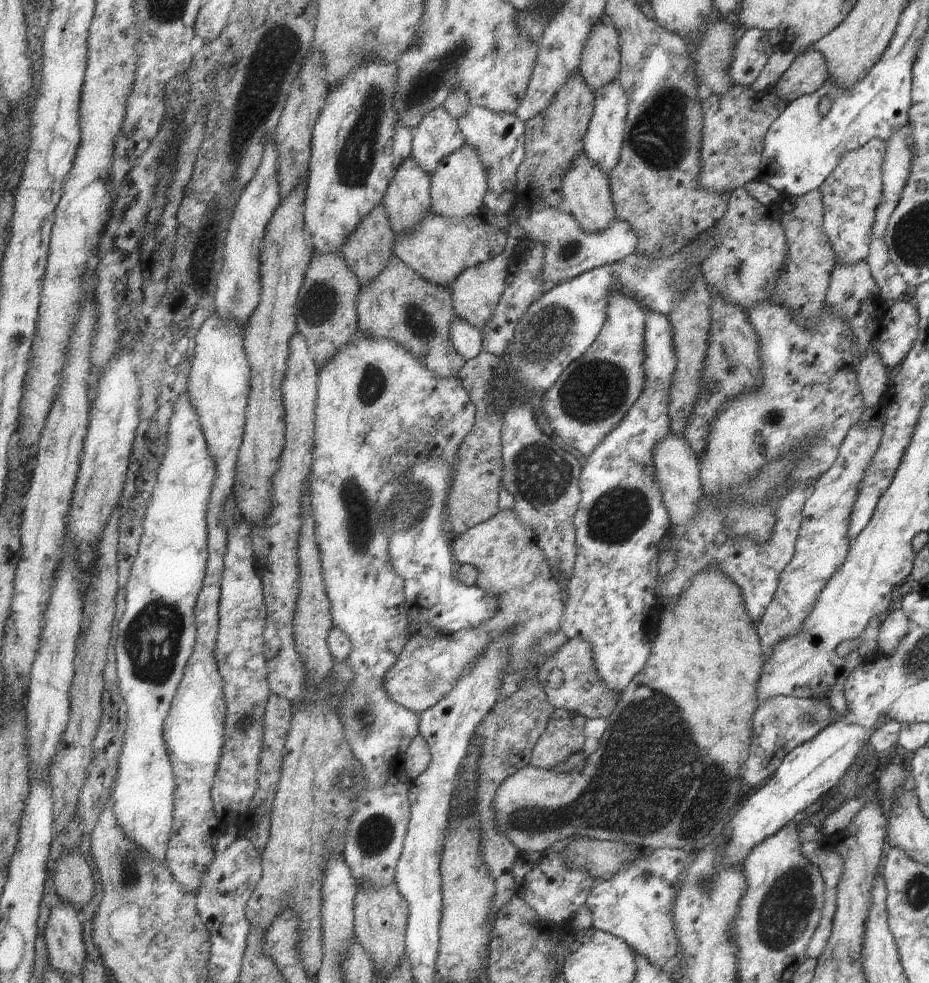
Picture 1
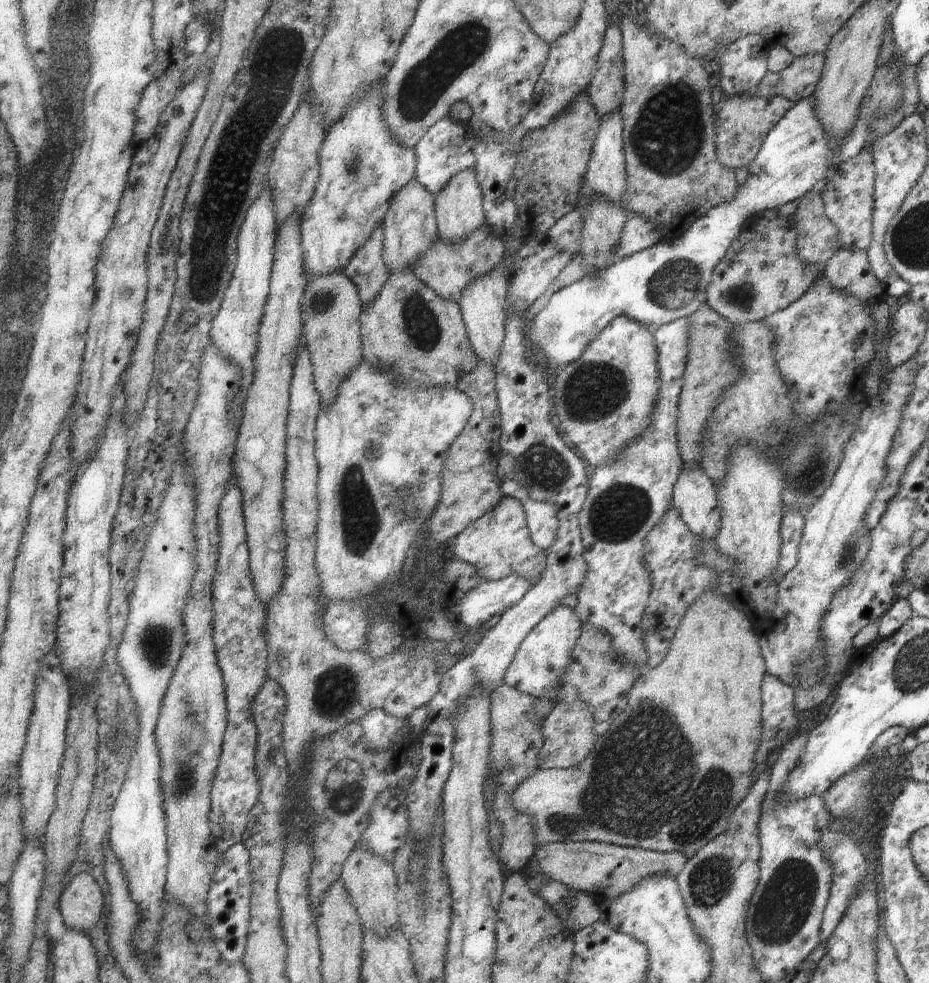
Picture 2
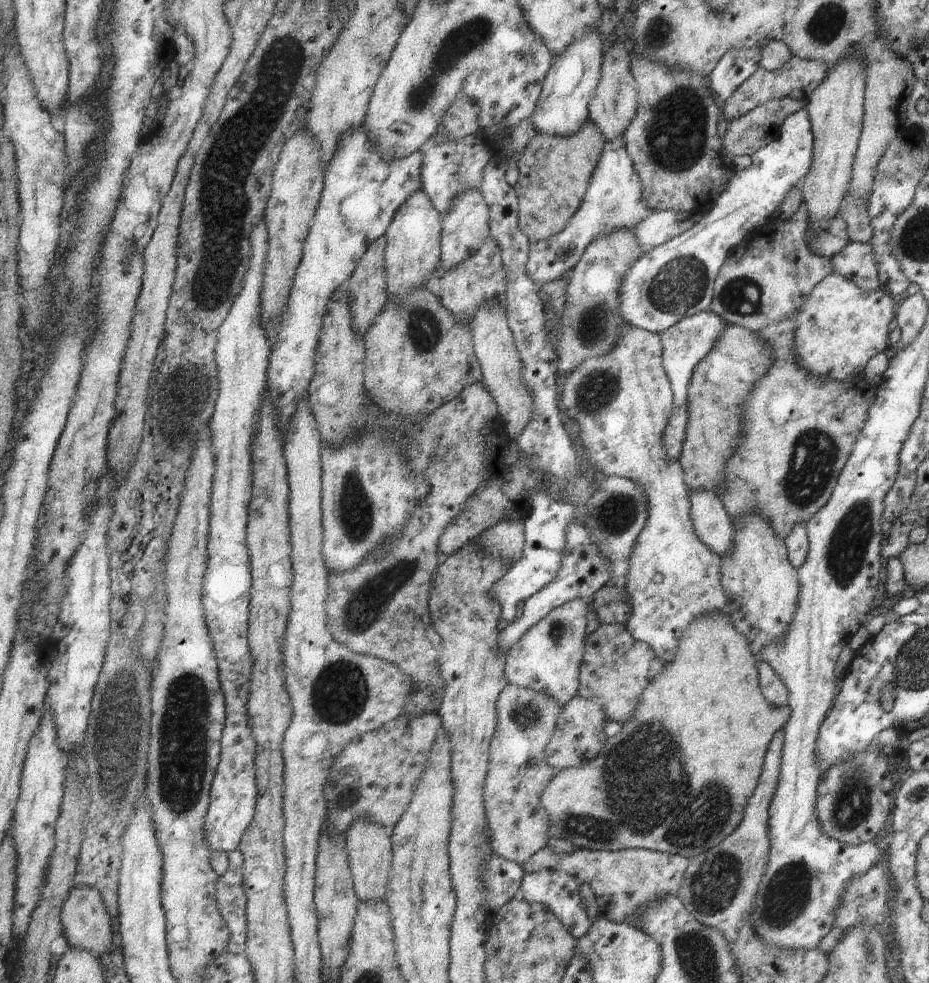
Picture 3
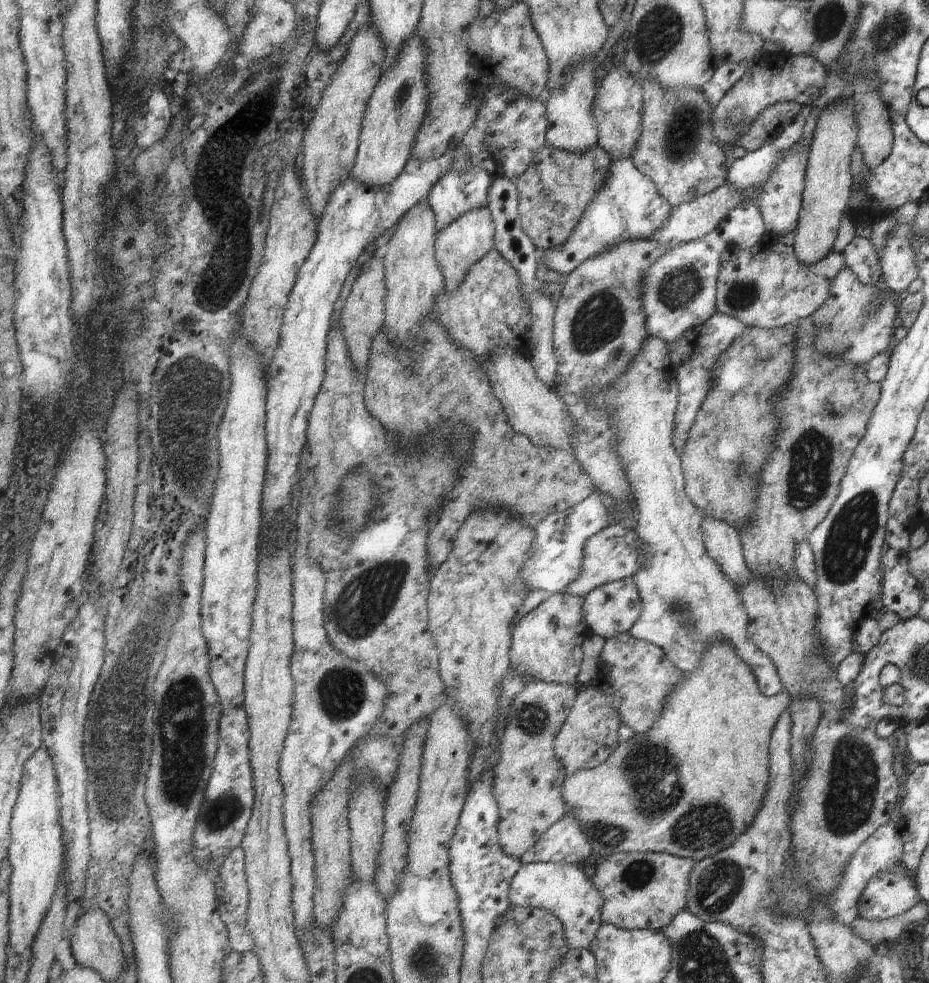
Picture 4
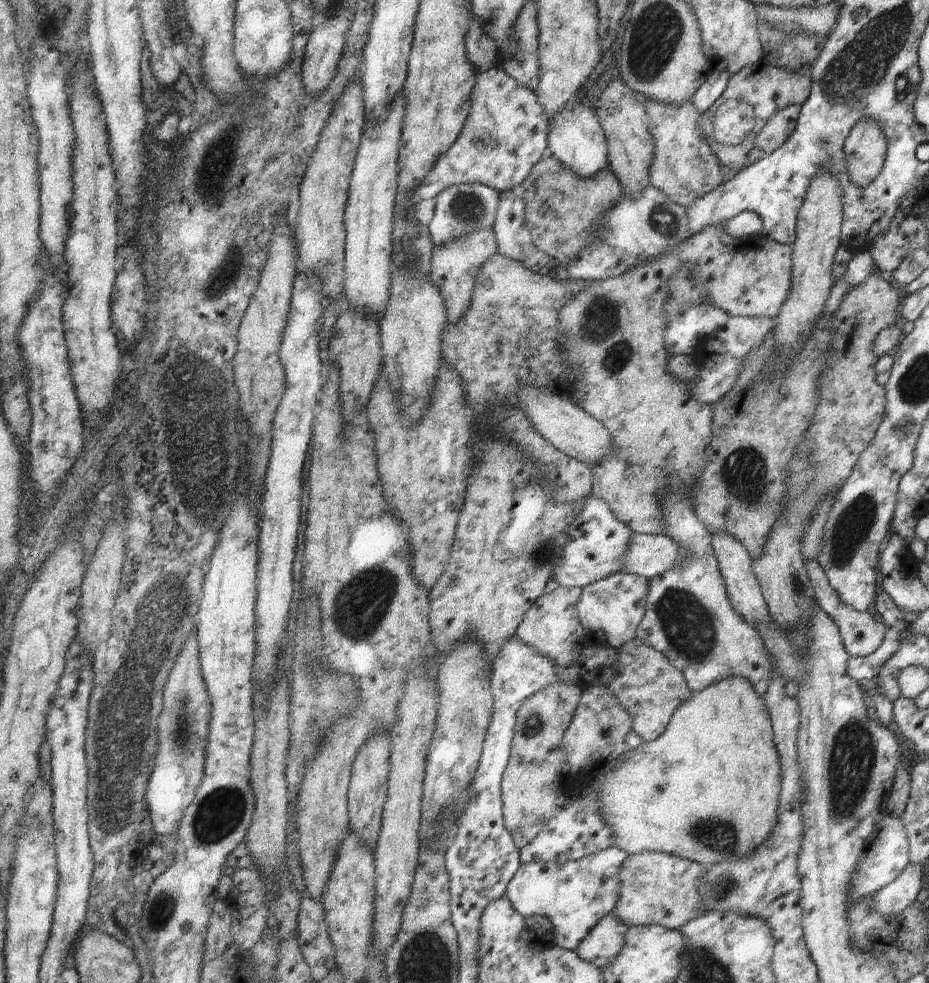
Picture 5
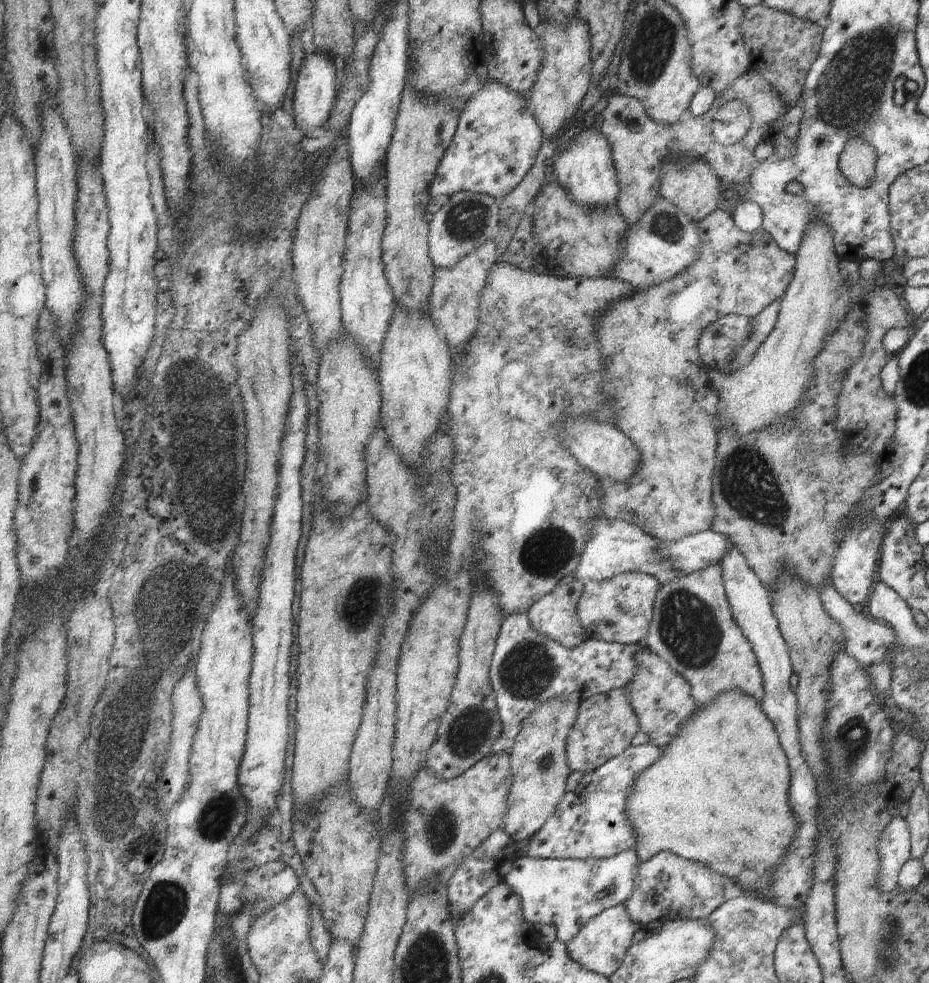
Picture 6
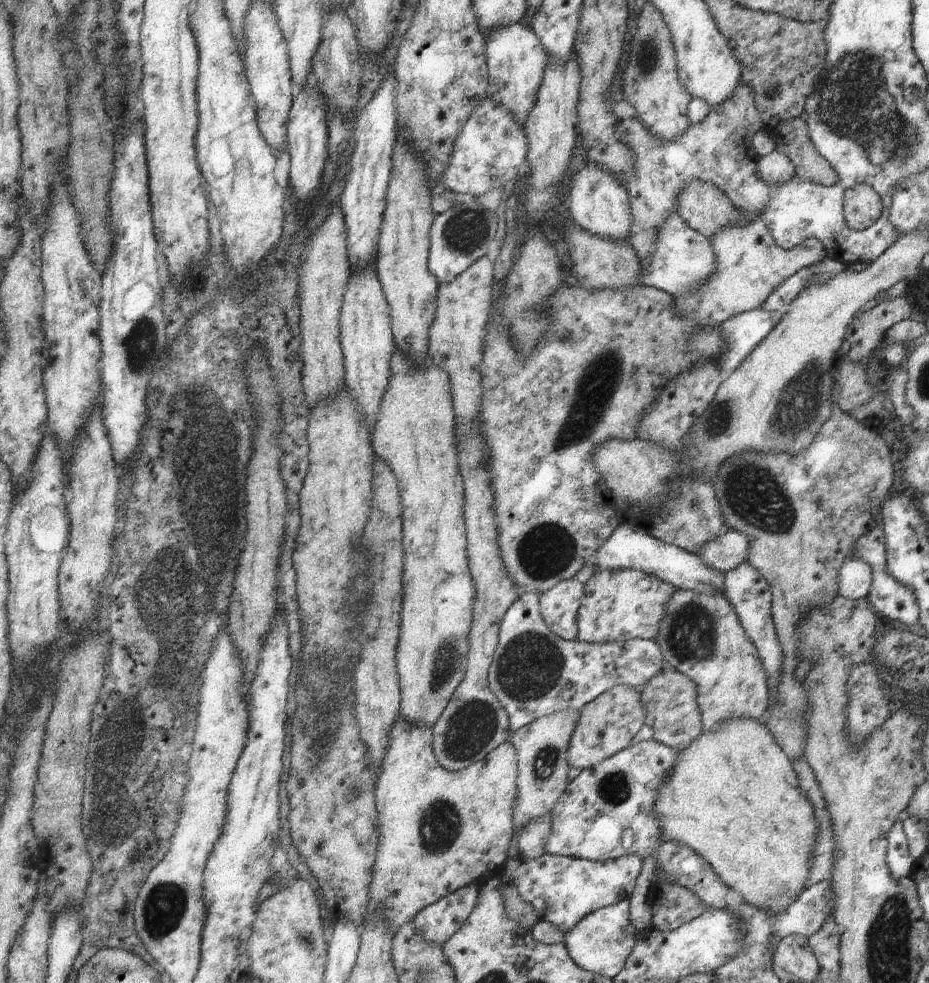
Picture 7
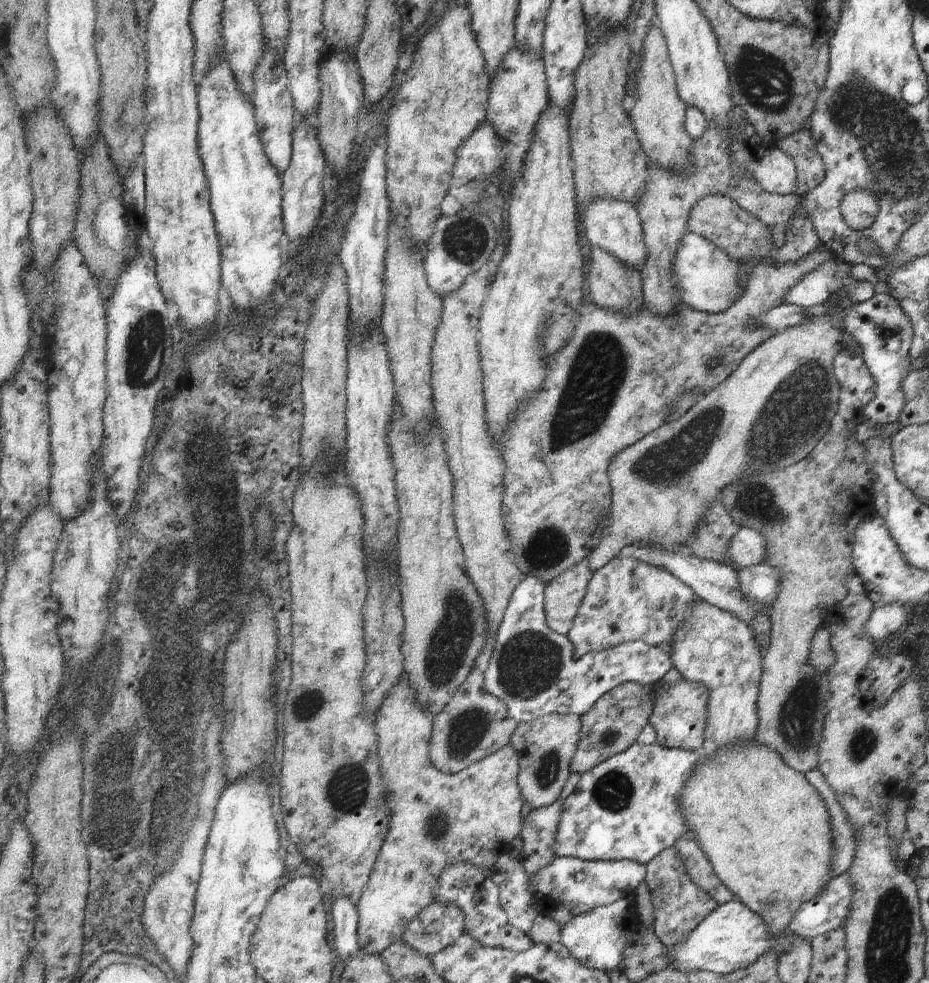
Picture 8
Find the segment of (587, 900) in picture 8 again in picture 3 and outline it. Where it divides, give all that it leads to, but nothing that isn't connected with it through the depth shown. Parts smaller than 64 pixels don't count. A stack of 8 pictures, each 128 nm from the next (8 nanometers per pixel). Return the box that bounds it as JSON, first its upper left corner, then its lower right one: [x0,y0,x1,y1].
[518,870,593,939]

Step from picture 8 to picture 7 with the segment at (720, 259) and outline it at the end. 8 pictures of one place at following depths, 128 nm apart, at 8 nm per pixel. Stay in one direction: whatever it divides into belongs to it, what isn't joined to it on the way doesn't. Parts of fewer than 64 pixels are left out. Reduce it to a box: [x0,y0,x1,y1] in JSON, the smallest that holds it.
[640,212,715,298]

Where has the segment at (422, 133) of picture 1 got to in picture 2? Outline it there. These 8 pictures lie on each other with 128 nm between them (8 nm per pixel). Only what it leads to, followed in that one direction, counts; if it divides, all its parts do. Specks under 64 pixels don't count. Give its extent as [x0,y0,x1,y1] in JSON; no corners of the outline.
[414,117,477,196]

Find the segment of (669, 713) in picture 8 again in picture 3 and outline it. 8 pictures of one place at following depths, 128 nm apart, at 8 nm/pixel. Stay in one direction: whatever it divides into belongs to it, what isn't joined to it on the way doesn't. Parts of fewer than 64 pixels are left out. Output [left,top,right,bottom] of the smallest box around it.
[578,625,665,722]

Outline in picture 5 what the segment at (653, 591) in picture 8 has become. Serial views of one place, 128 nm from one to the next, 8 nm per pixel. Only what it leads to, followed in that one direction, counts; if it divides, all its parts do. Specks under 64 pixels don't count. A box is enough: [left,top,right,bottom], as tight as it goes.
[578,573,649,649]

